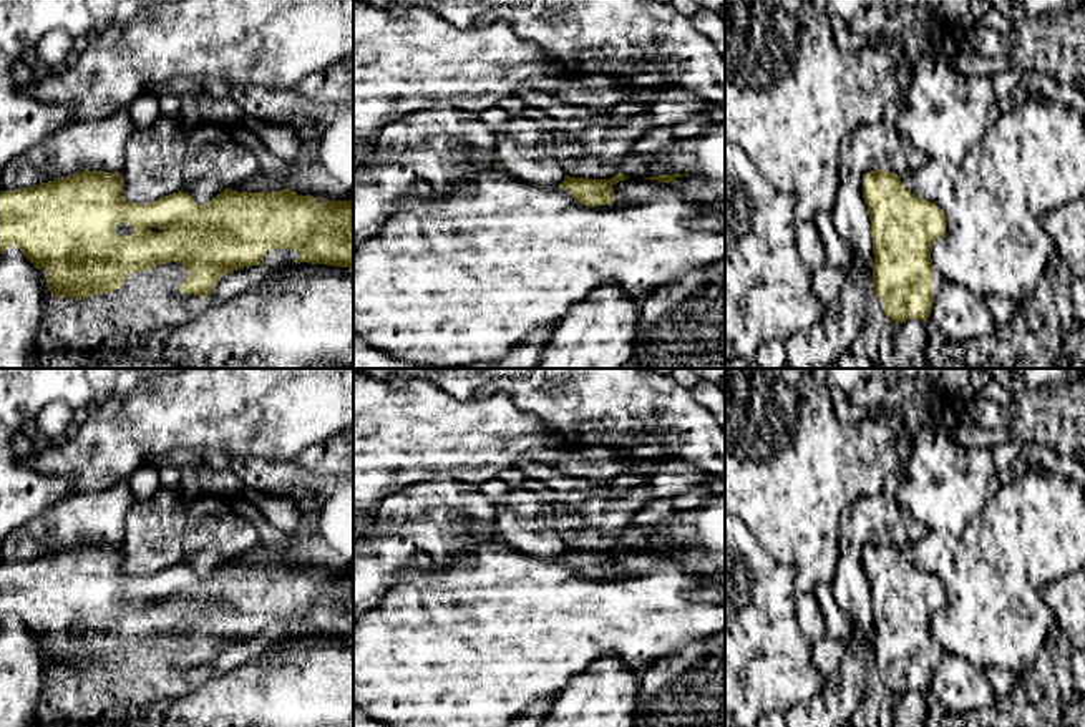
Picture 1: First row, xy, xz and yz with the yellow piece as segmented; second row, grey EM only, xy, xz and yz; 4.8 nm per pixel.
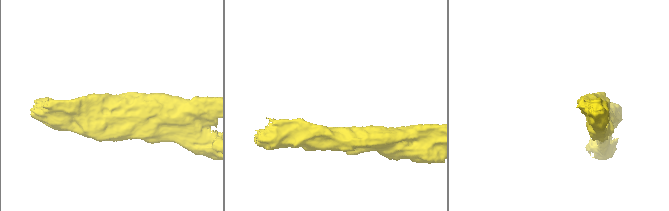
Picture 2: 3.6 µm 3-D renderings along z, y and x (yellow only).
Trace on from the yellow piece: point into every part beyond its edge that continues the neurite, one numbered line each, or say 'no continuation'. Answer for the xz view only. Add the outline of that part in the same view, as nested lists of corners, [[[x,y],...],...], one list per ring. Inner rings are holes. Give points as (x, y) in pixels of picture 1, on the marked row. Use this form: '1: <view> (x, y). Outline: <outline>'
no continuation

